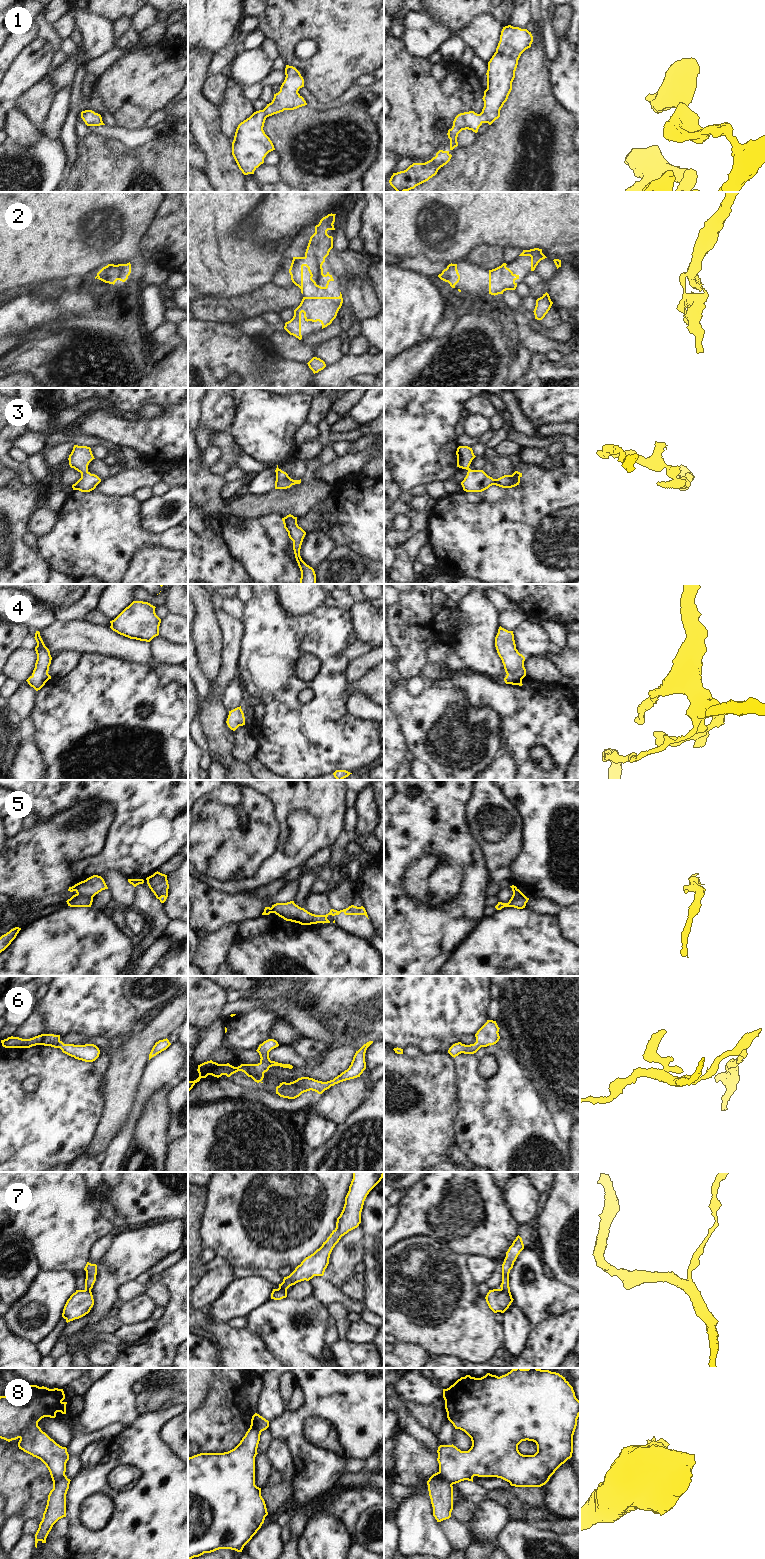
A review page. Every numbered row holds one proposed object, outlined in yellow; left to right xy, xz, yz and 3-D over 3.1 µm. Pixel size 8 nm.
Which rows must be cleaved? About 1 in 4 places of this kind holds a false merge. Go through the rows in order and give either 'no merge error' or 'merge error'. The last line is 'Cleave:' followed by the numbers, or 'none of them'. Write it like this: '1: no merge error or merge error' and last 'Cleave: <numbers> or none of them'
1: no merge error
2: no merge error
3: no merge error
4: no merge error
5: merge error
6: no merge error
7: no merge error
8: merge error
Cleave: 5, 8

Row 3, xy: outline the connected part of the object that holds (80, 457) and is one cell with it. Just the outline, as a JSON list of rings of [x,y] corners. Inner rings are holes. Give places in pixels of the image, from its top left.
[[[74,445],[68,458],[69,465],[81,473],[81,478],[72,485],[73,490],[90,492],[101,482],[97,475],[88,471],[88,465],[93,459],[95,458],[90,447]]]

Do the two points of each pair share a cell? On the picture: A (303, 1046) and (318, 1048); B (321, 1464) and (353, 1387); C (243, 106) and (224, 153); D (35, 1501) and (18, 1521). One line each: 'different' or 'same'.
A: same
B: same
C: different
D: different

